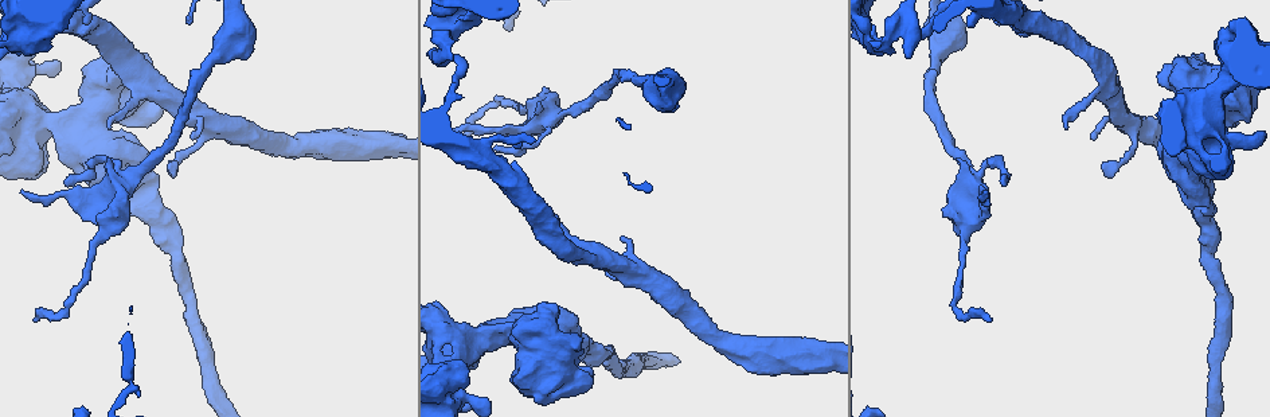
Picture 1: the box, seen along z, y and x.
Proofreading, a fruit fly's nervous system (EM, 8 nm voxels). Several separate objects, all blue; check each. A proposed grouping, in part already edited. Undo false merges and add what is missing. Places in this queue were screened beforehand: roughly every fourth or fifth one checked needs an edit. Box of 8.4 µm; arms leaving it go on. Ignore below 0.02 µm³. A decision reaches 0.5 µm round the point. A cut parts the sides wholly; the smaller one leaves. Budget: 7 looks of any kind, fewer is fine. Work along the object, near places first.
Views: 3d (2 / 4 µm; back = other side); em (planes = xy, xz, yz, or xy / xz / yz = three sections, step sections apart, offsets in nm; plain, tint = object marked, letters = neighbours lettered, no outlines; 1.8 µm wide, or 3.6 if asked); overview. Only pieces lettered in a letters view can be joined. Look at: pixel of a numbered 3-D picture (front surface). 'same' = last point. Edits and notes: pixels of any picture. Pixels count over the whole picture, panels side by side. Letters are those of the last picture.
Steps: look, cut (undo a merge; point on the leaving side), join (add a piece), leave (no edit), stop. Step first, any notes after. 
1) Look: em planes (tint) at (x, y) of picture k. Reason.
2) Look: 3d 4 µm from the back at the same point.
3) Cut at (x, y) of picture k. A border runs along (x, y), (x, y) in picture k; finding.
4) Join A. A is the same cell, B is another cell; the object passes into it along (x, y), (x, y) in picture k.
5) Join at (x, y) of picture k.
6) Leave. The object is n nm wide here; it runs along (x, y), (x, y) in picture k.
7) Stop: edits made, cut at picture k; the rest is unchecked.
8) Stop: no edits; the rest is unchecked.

Look: 3d 2 µm at (989, 319) of picture 1. An open end.

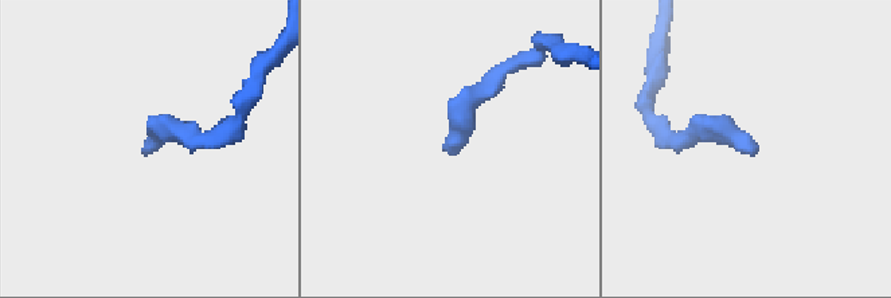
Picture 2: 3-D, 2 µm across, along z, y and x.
Look: em planes (letters) at (752, 151) of picture 2. Need the tissue.

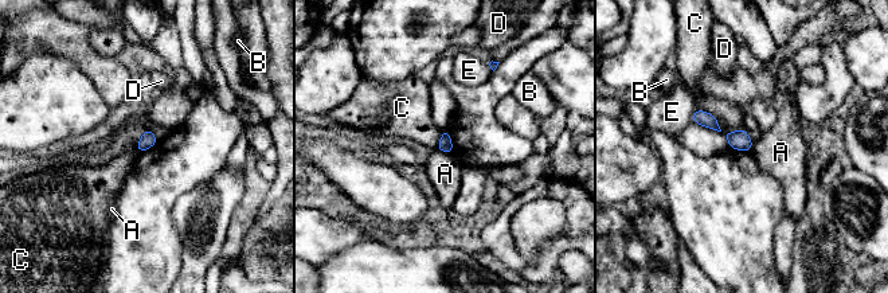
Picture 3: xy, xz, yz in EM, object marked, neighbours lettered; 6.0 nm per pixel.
Leave. The object is 90 nm wide here; the longest contact is with C, 220 nm; A, B, C, D and E are other cells; no lettered piece goes on from it.

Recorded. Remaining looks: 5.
Look: em planes (letters) at (893, 37) of picture 1. Sharp bend.

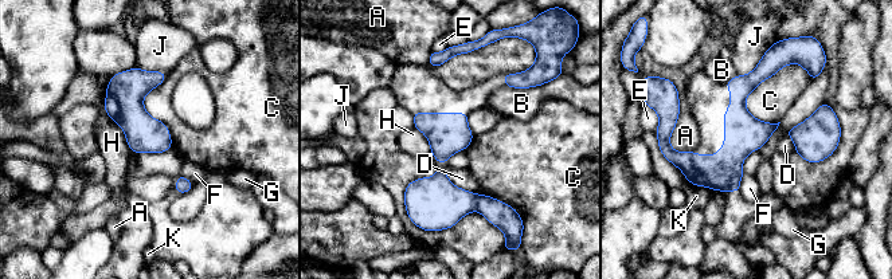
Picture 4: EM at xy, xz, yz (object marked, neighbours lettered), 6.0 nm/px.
Cut at (435, 204) of picture 4. The object is 220 nm wide here; A, B, C, D, E, F, G, H, J and K are other cells; the part that leaves runs along (766, 61), (738, 94), (738, 142), (691, 179) in picture 4; two neurons meet here.

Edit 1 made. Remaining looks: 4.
Look: overview. Redraw.

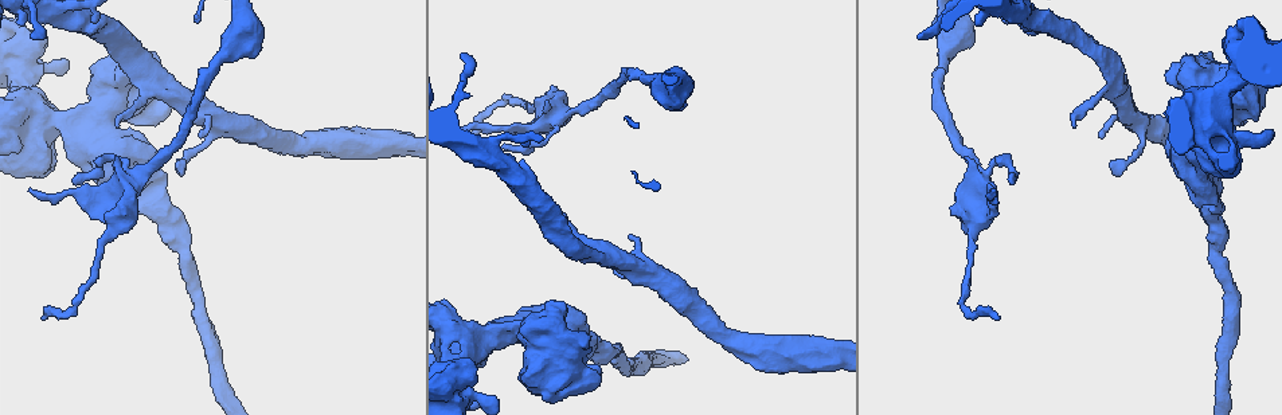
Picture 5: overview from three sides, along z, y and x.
Look: em 3.6 µm xy step 8 (tint) at (1226, 134) of picture 5. Calibre changes.

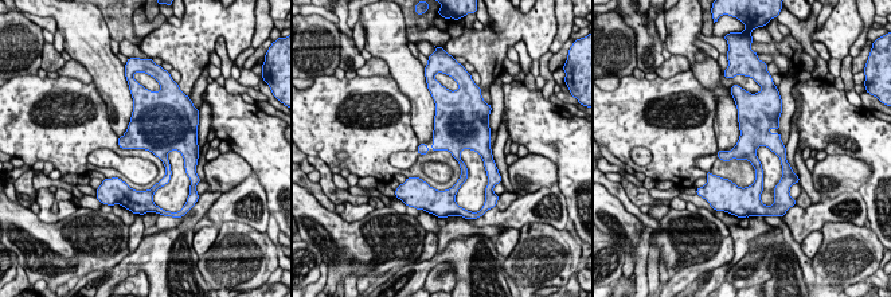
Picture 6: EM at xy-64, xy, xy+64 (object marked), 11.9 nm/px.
Look: em 3.6 µm planes (letters) at the same point.

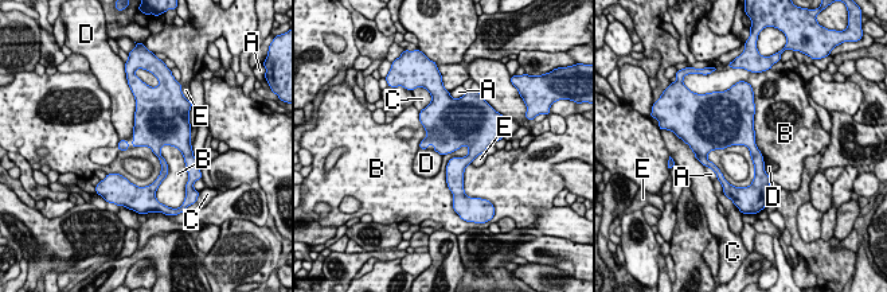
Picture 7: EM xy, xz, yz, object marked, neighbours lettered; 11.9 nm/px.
Leave. A, B, C, D and E are other cells; a border runs along (467, 144), (446, 166), (449, 190) in picture 7; one neuron here.

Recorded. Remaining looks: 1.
Stop: edits made, cut at picture 4; the rest is unchecked.

